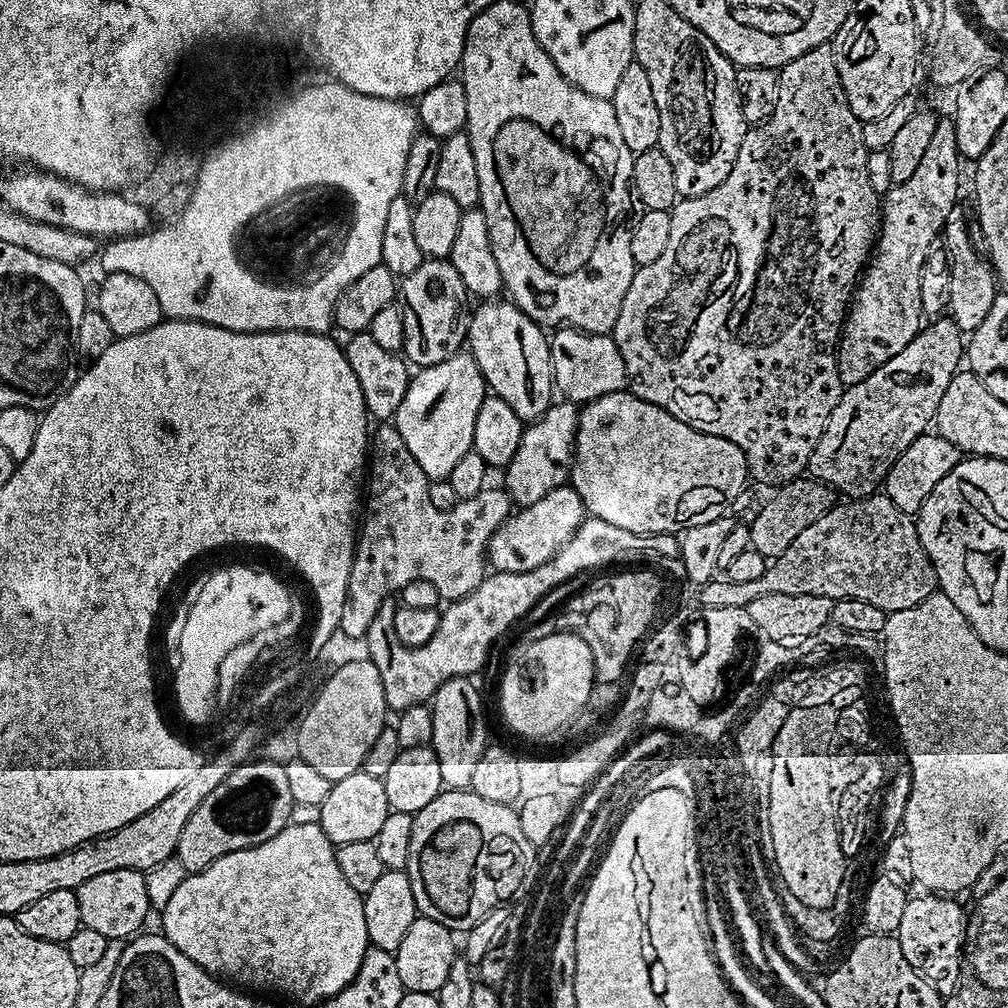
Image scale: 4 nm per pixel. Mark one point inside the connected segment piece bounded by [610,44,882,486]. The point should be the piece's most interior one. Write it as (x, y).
(735, 328)

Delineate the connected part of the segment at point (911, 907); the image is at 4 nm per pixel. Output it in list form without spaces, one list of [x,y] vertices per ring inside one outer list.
[[[920,894],[913,895],[906,906],[906,914],[902,914],[902,926],[894,933],[894,938],[900,944],[904,957],[910,966],[919,972],[925,980],[928,980],[936,987],[941,997],[950,997],[962,984],[960,979],[960,963],[963,965],[966,960],[966,941],[968,939],[968,916],[966,908],[959,904],[959,899],[948,894]]]

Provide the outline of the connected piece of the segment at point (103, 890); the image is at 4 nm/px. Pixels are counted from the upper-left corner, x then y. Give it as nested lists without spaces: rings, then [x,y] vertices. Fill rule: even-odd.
[[[109,870],[106,874],[97,874],[82,882],[75,894],[82,909],[83,927],[106,934],[110,942],[124,942],[135,937],[143,929],[140,927],[150,913],[147,878],[145,873],[138,870]]]

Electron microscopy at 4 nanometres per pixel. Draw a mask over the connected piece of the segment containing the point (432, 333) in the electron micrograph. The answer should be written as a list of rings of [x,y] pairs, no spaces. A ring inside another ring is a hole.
[[[425,258],[414,274],[399,281],[398,296],[401,301],[404,299],[402,352],[409,365],[417,369],[429,368],[461,351],[466,340],[466,332],[462,327],[466,293],[462,278],[458,278],[458,272],[451,262],[444,258]]]

